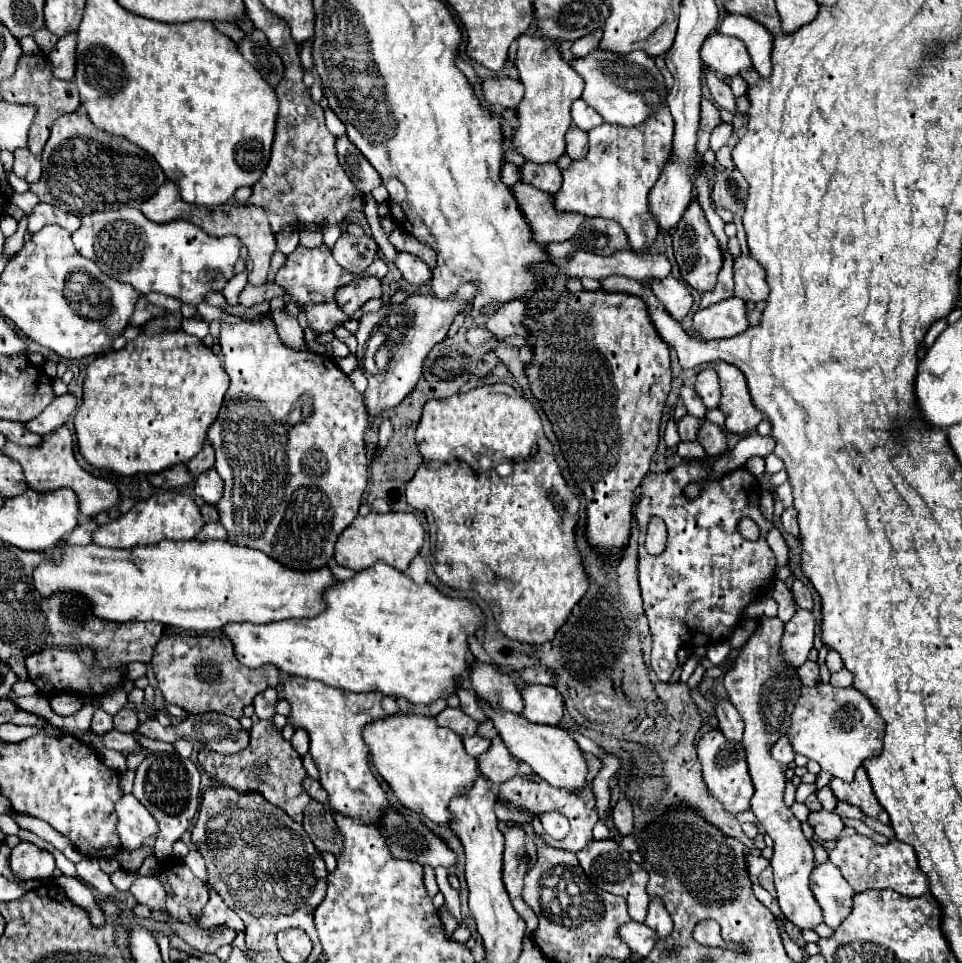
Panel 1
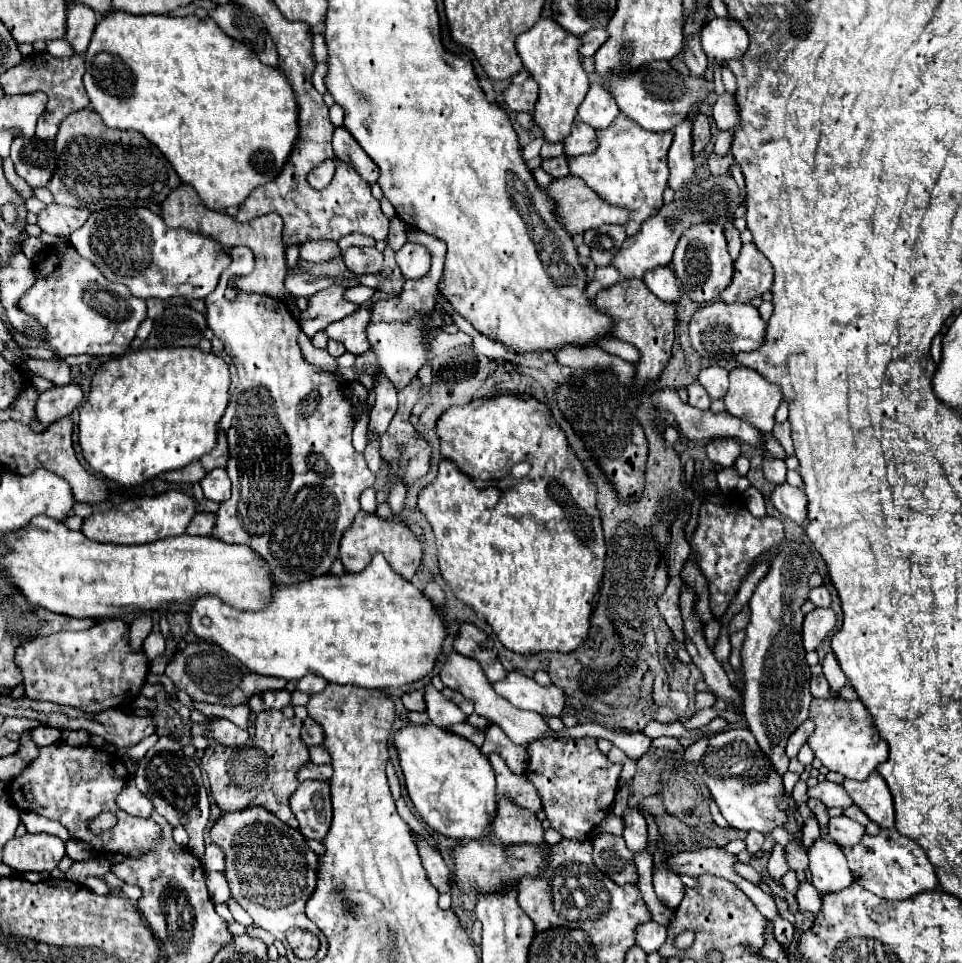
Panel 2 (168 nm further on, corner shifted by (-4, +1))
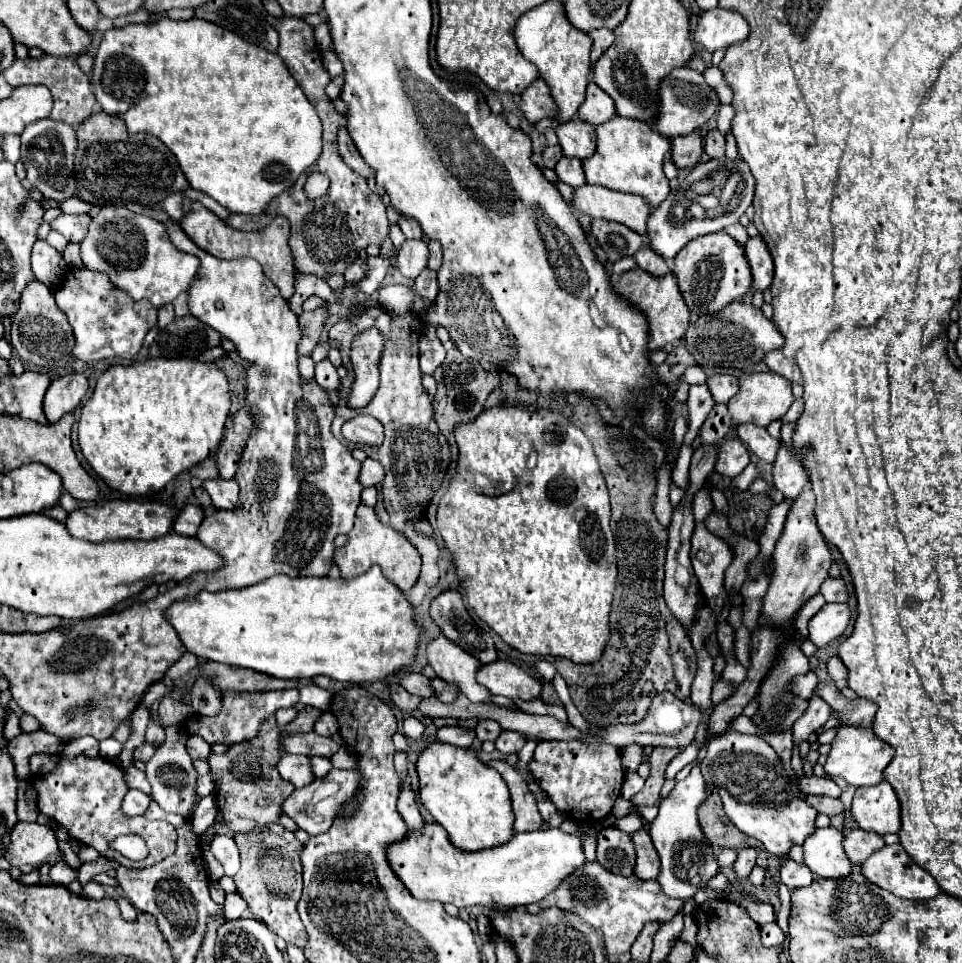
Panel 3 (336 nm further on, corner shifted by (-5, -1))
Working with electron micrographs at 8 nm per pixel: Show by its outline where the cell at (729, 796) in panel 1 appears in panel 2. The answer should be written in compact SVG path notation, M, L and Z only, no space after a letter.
M725 729L711 735L705 755L697 761L697 773L709 787L729 827L741 831L755 829L767 835L773 827L781 827L785 823L785 815L775 803L777 795L783 791L781 777L773 771L749 729Z

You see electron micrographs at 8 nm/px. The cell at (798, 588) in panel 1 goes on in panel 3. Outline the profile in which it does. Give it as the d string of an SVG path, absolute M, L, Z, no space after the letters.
M828 577L828 579L822 583L820 593L824 595L824 599L826 599L828 603L846 603L846 601L848 601L846 583L844 583L840 577L836 577L836 579Z

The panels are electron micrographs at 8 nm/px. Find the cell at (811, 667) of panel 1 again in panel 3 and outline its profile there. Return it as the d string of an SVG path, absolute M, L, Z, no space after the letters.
M818 683L816 695L820 695L838 715L840 725L858 725L858 727L872 727L874 715L878 707L872 705L870 699L858 697L854 701L846 699L834 683Z

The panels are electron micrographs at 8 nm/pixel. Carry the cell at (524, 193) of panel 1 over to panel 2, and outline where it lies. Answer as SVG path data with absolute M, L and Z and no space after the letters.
M573 175L563 177L563 179L555 179L549 187L545 187L545 193L553 199L555 215L559 219L561 227L569 235L579 235L579 233L585 233L587 229L593 229L593 227L599 227L599 225L605 225L605 223L623 225L629 219L629 213L625 209L607 205L597 195L593 195L593 191L589 187L585 187L585 183L579 177L573 177Z

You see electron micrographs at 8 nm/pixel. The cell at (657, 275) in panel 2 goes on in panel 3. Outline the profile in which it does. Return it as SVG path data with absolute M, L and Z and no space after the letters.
M646 245L642 249L638 249L638 253L634 255L636 263L640 269L648 271L650 275L656 275L656 277L662 277L670 271L670 263L668 261L662 261L662 257L658 257L658 253L652 253L652 249Z

